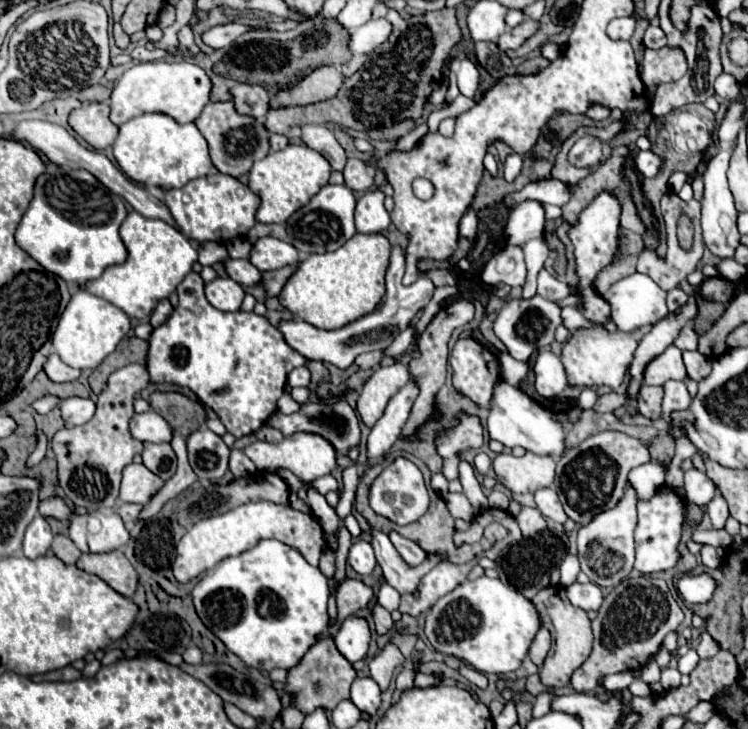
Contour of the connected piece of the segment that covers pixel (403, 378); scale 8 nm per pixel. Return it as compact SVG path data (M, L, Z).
M395 361L389 367L379 367L363 385L357 399L356 411L359 411L363 423L373 427L381 417L387 401L409 381L409 369Z

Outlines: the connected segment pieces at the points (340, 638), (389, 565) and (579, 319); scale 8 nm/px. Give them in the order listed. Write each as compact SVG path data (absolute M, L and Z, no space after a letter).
M351 615L343 621L335 637L335 647L349 663L357 663L367 655L369 641L371 641L371 633L367 621L357 615Z
M369 527L369 535L371 535L371 545L375 549L377 563L383 569L383 577L399 593L411 593L417 587L419 577L423 577L429 569L433 569L441 561L437 555L429 555L417 569L409 569L405 565L405 561L401 561L399 553L395 551L387 533L383 533L375 527Z
M565 307L563 313L561 313L561 317L563 317L563 325L565 325L569 331L579 329L579 327L593 327L593 325L597 325L597 323L585 319L585 315L581 315L581 313L579 313L577 309L573 309L573 307Z

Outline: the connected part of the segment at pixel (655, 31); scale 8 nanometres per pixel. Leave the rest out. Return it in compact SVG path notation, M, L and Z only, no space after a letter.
M649 25L647 31L645 31L645 37L643 37L643 45L647 49L661 49L661 47L665 47L667 39L665 39L665 33L661 31L661 27Z

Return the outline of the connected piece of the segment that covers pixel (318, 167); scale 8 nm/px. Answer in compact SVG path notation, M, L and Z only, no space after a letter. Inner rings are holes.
M287 145L281 151L271 151L261 161L255 161L249 171L247 187L261 199L255 219L259 223L285 223L309 197L313 197L313 193L317 193L317 189L321 189L321 185L327 185L329 173L331 169L325 157L305 145Z

